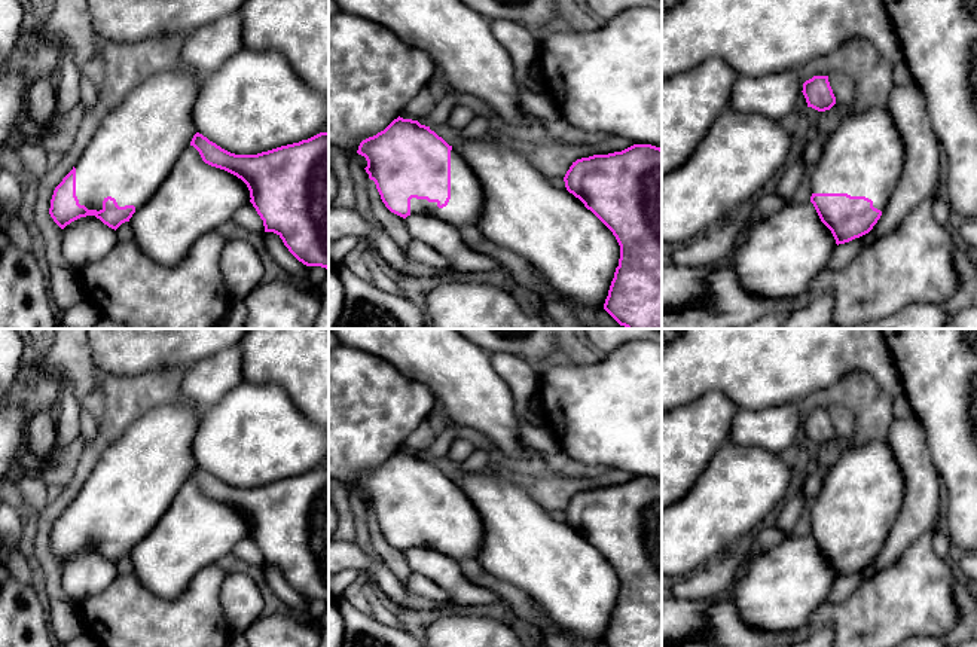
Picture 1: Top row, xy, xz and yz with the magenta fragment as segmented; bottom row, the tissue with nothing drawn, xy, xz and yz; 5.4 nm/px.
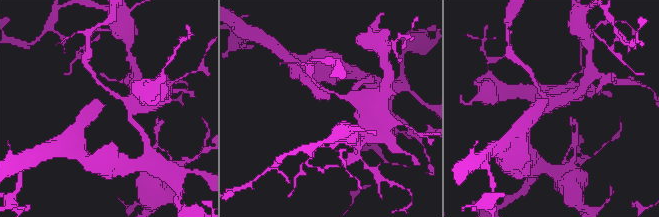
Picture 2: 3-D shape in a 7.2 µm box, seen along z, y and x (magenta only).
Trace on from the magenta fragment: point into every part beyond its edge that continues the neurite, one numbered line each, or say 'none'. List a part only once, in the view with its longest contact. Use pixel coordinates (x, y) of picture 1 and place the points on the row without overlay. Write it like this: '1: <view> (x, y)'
1: xz (464, 540)

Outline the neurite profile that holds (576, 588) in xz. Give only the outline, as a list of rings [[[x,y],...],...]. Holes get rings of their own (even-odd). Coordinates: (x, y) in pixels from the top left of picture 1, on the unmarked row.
[[[460,464],[458,469],[460,474],[454,482],[473,504],[483,527],[477,561],[485,574],[522,589],[532,598],[546,619],[571,638],[604,641],[620,592],[620,579],[613,565],[578,531],[568,524],[552,519],[549,512],[506,473],[467,471]]]

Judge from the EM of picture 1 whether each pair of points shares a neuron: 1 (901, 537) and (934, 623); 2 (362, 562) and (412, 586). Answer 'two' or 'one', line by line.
1: two
2: two

